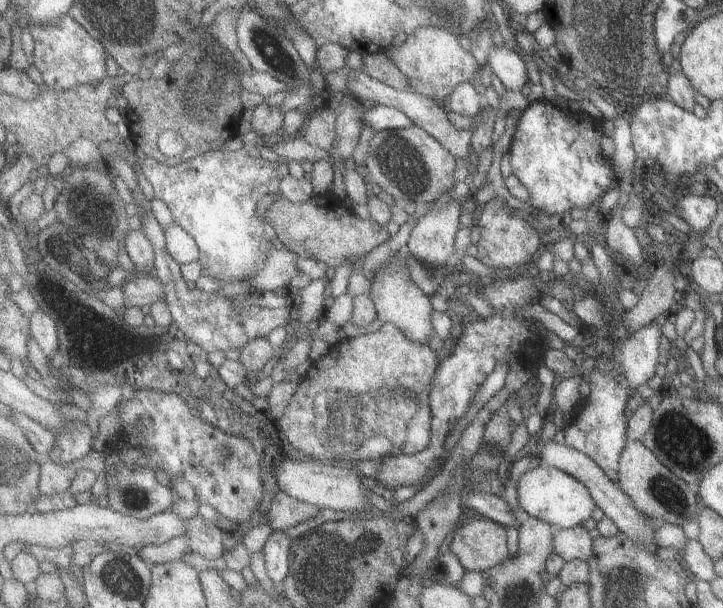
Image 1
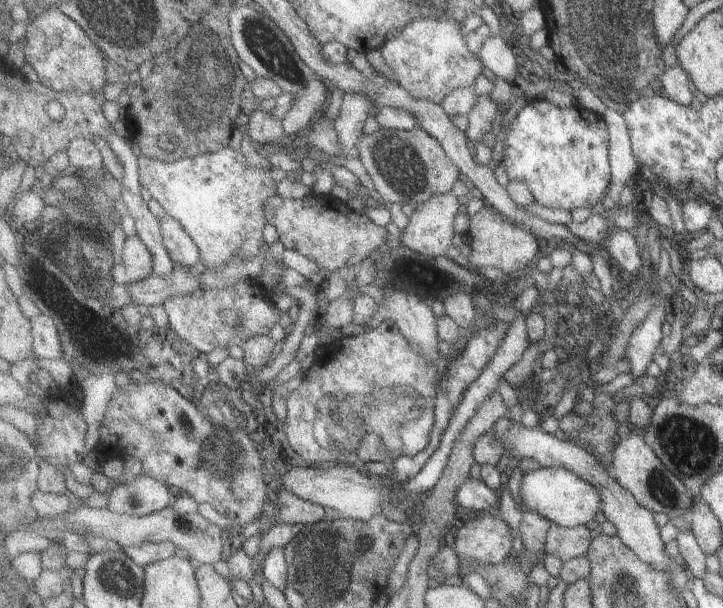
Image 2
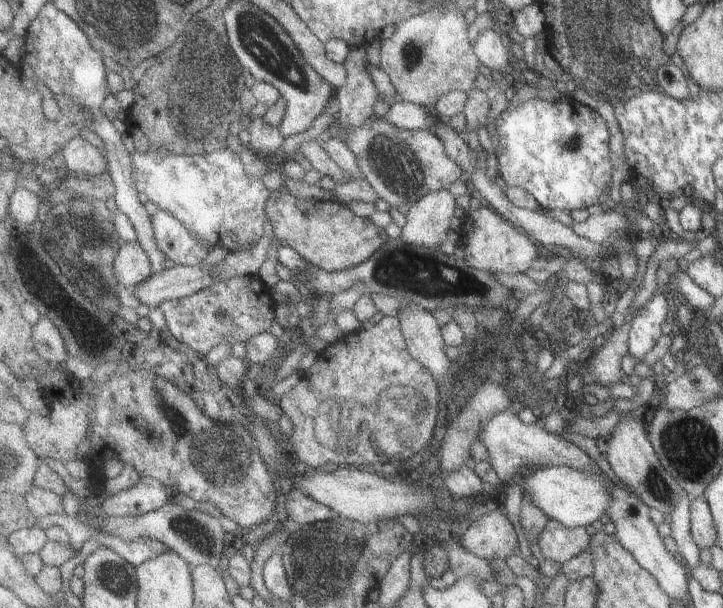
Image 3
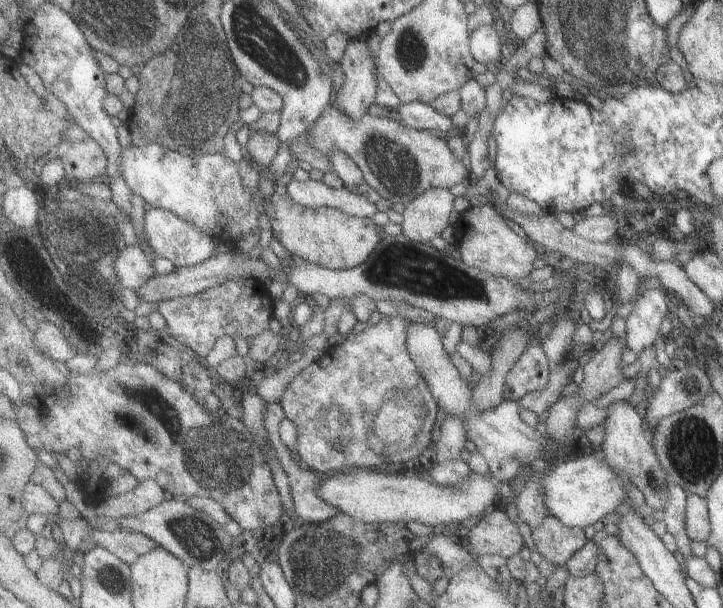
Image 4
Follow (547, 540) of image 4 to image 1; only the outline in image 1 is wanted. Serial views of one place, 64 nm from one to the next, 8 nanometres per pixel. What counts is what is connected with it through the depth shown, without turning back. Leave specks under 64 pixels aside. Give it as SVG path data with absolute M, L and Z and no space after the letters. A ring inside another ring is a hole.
M569 528L569 530L553 530L553 554L559 554L565 562L571 560L589 560L593 554L593 540L595 532L589 532L587 528Z

